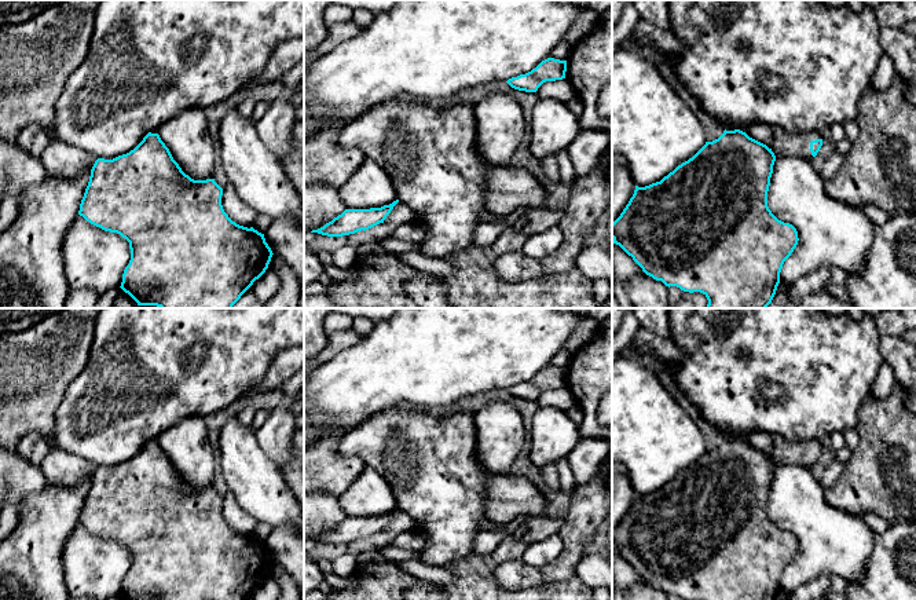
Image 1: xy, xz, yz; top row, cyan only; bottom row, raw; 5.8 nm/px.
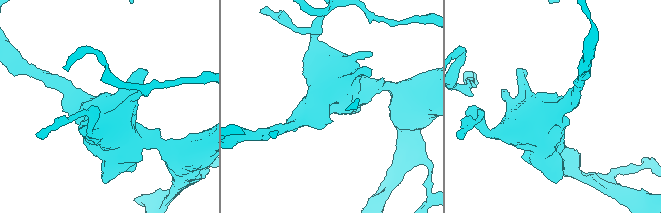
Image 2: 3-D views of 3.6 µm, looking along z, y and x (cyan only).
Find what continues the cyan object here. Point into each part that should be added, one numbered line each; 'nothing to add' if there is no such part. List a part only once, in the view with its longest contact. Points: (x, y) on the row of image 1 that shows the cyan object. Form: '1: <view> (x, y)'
1: yz (784, 143)

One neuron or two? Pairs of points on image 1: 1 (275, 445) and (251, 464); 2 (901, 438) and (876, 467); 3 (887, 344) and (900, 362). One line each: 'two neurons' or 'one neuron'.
1: two neurons
2: one neuron
3: one neuron

